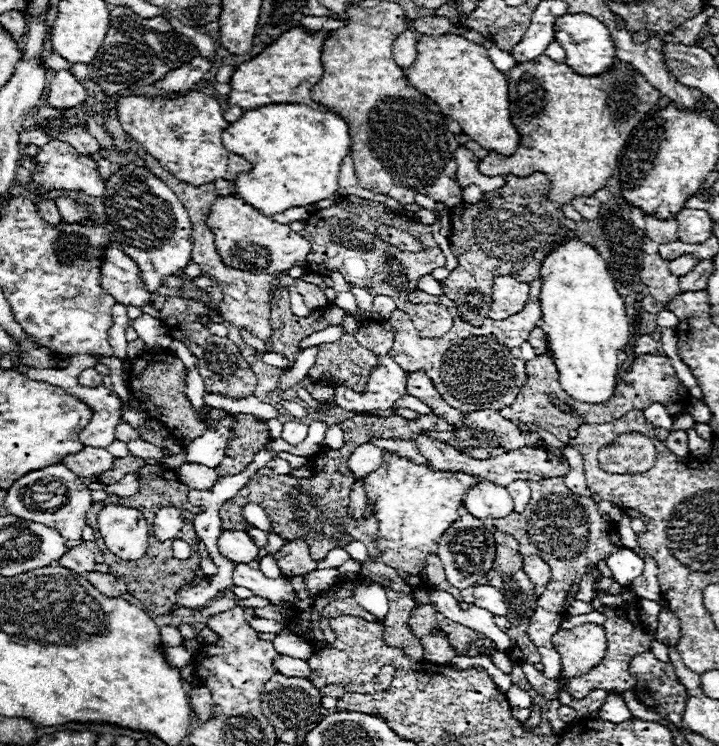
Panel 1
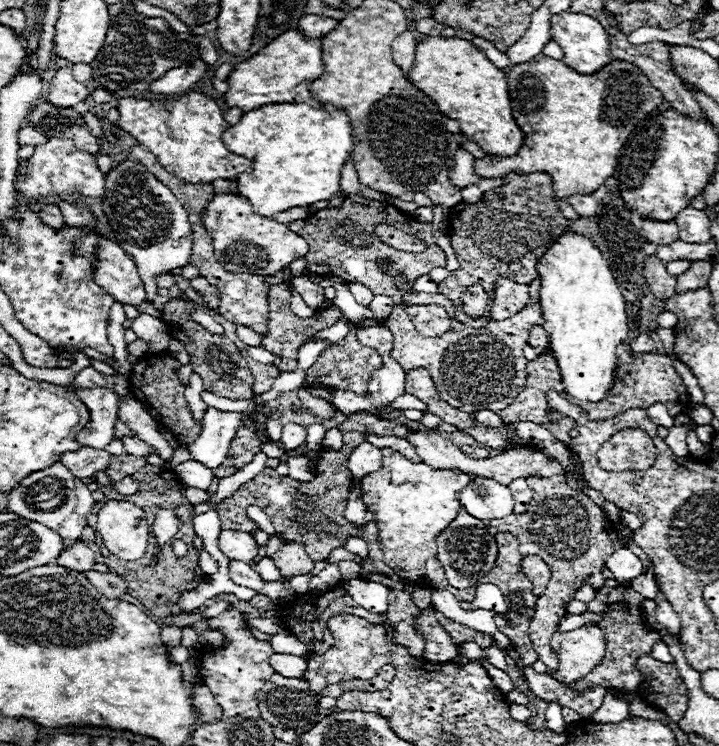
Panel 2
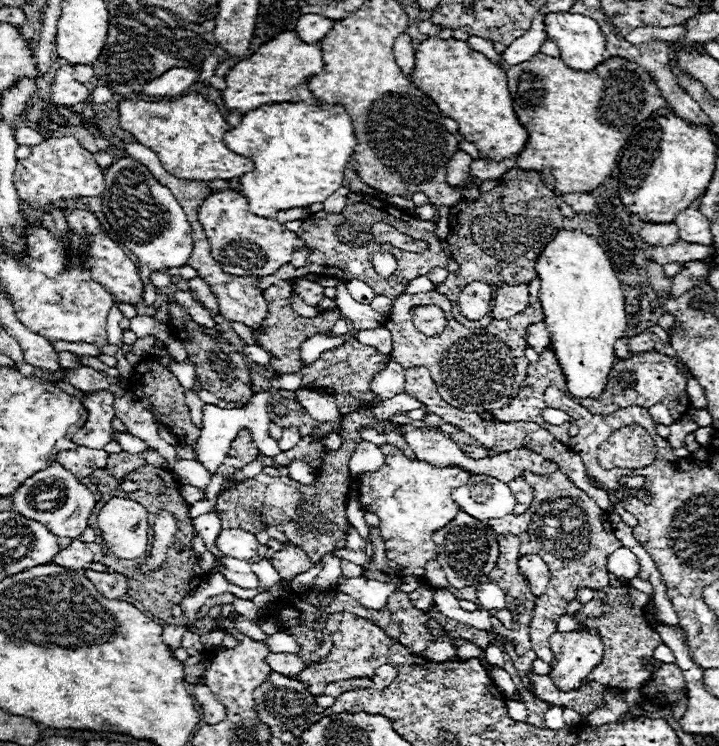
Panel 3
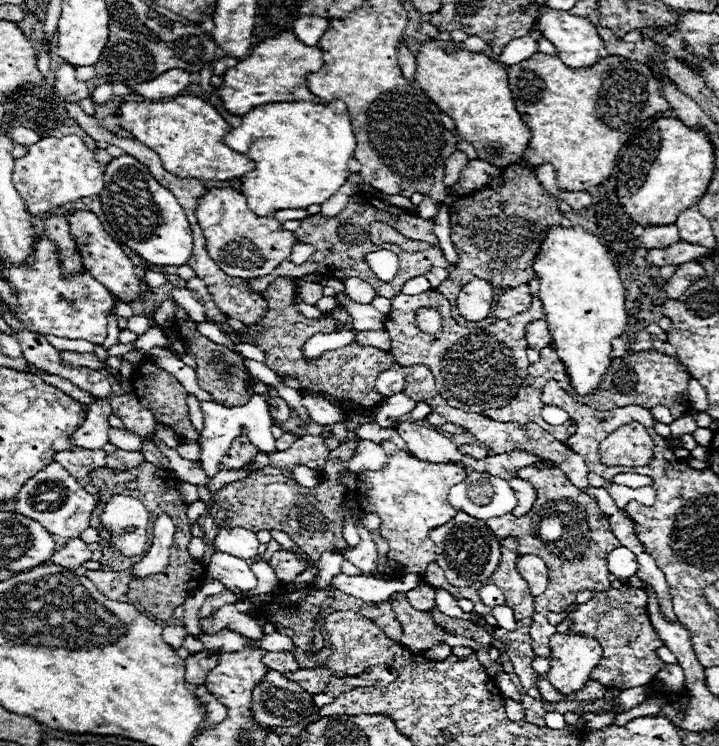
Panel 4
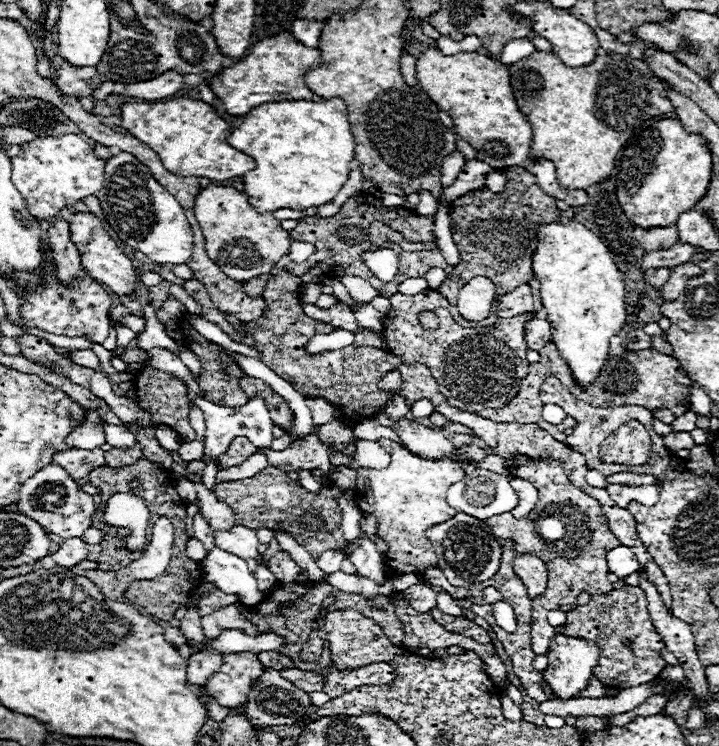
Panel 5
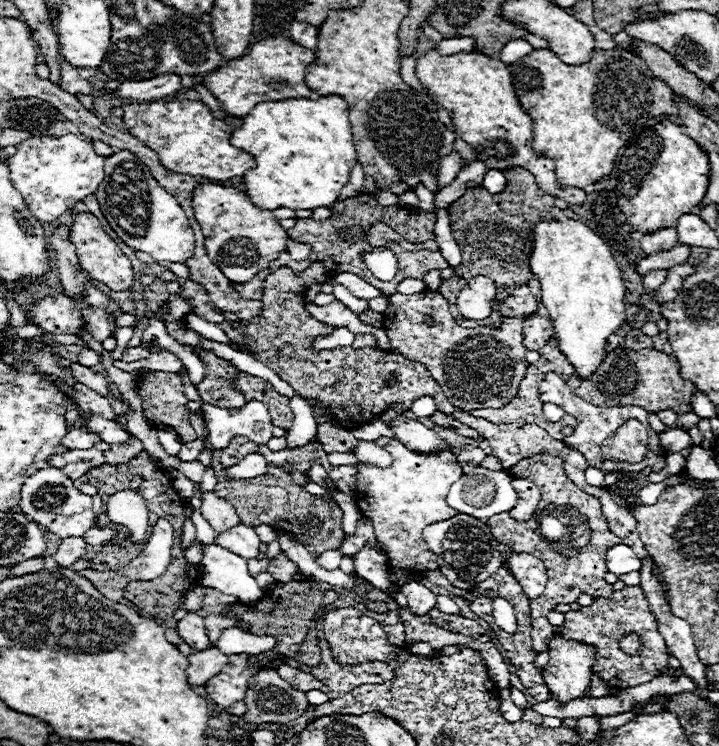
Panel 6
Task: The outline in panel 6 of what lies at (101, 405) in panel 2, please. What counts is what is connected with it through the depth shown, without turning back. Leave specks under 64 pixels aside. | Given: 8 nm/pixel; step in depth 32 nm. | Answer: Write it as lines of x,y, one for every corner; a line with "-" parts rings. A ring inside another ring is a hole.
70,430
66,438
62,438
62,446
66,446
66,450
88,450
94,448
96,440
98,434
90,434
84,430

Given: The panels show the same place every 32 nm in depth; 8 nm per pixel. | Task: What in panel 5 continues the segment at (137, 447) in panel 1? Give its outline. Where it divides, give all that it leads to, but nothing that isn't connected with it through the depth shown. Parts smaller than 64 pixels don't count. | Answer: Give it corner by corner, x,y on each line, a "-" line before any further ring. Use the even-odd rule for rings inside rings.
104,422
104,438
106,438
108,444
118,446
118,448
130,448
136,442
136,436
128,428
114,426
114,424
108,424
108,422

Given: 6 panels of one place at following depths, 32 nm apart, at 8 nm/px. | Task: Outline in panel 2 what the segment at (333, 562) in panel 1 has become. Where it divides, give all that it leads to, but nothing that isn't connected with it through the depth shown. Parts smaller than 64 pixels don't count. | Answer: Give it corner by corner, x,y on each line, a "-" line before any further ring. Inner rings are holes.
336,548
336,550
332,550
328,558
330,558
330,562
342,562
342,560
352,560
352,562
356,562
356,564
362,564
362,562
364,562
360,556
350,554
346,548
-
322,560
322,562
316,562
314,569
310,573
307,573
304,575
298,575
298,576
295,576
294,578
291,578
289,580
289,583
293,588
293,590
297,594
307,593
309,591
308,584
310,582
310,579
312,578
312,576
318,573
318,570
321,571
322,568
324,568
324,566
326,566
326,562
324,562
324,560

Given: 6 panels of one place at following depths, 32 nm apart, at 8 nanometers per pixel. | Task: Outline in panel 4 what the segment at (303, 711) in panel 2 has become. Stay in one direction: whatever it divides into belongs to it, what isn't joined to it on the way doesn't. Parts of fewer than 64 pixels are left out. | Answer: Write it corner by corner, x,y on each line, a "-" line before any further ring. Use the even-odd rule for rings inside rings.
266,674
266,678
262,678
262,682
252,692
250,708
254,720
262,726
298,726
298,724
306,726
320,720
312,696
306,690
302,690
296,682
284,678
282,674

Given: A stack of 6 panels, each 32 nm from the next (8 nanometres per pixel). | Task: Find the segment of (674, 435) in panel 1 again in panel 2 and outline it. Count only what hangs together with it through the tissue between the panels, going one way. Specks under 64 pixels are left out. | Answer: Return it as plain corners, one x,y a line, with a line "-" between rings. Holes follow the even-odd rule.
672,426
670,434
666,436
666,444
672,448
673,453
678,457
686,457
689,455
689,450
686,444
686,434
690,430
694,430
696,426

